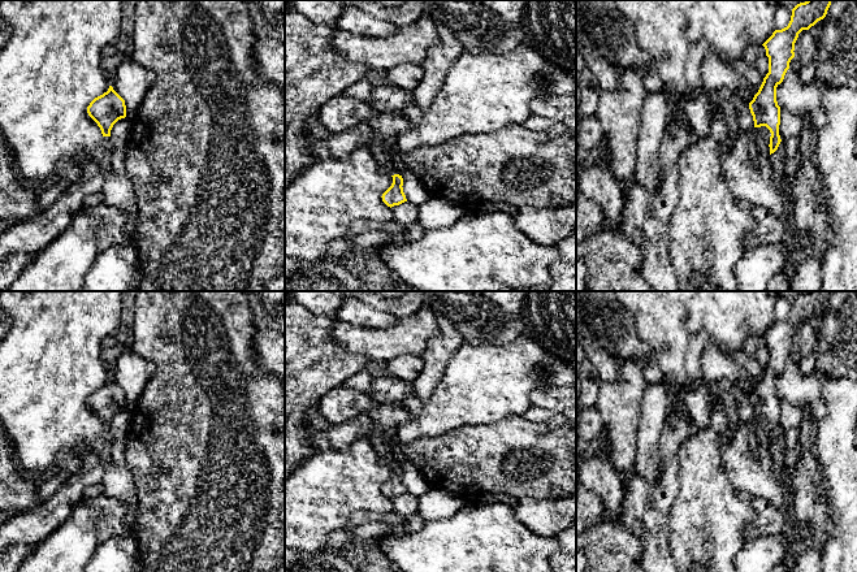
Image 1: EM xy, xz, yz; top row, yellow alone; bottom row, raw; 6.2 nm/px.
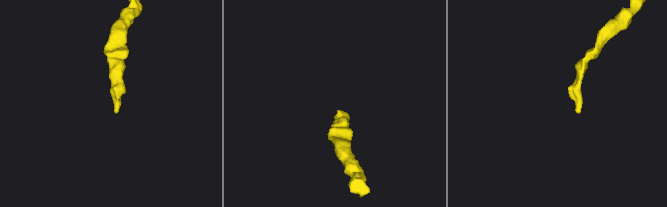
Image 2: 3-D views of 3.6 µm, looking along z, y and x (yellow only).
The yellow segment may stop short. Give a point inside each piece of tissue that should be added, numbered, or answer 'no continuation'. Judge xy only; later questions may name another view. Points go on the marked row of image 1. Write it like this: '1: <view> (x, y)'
no continuation

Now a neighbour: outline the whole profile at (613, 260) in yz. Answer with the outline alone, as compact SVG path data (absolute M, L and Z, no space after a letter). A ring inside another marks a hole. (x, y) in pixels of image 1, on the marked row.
M619 225L576 243L576 255L587 265L585 291L654 291L644 278L640 248Z

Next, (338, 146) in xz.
M364 121L342 133L330 134L328 139L310 138L307 142L308 152L312 159L347 159L359 147L369 147L372 139L377 135L371 121Z

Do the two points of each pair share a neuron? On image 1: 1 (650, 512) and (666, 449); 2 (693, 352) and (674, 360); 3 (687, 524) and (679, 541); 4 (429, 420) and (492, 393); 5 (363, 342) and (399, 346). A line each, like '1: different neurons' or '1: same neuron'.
1: same neuron
2: different neurons
3: same neuron
4: same neuron
5: same neuron

